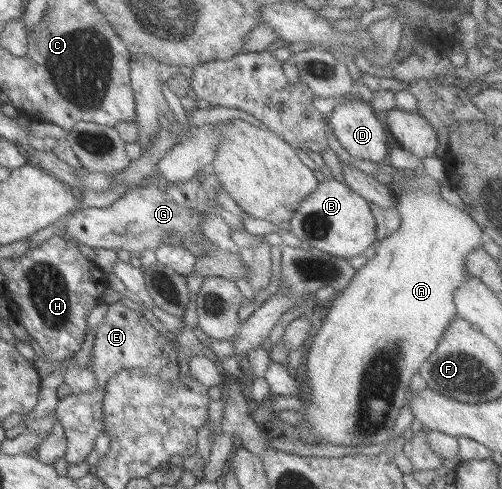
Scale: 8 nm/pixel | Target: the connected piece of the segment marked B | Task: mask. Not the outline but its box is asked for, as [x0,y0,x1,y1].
[288,177,377,260]

